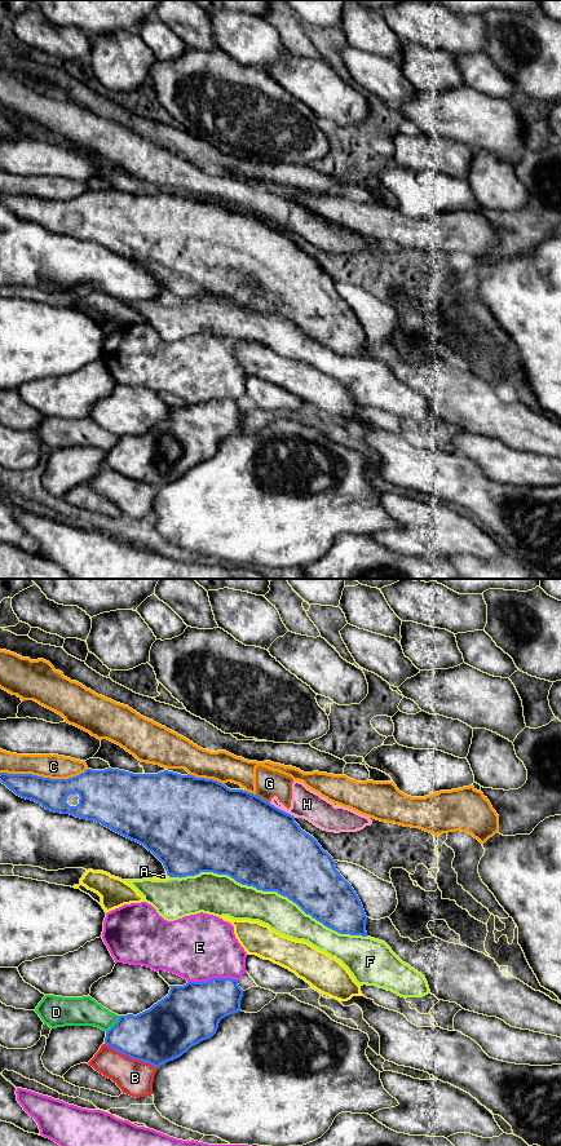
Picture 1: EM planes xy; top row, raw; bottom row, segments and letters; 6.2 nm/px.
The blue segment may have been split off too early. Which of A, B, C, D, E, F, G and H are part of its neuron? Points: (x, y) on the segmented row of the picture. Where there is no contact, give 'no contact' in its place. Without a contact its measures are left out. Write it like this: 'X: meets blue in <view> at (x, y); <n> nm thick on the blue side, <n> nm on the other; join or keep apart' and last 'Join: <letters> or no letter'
A: meets blue in xy at (168, 875); 440 nm thick on the blue side, 30 nm on the other; keep apart
B: meets blue in xy at (131, 1057); 360 nm thick on the blue side, 220 nm on the other; keep apart
C: meets blue in xy at (43, 778); 190 nm thick on the blue side, 150 nm on the other; keep apart
D: meets blue in xy at (115, 1023); 340 nm thick on the blue side, 180 nm on the other; keep apart
E: meets blue in xy at (212, 978); 360 nm thick on the blue side, 420 nm on the other; keep apart
F: meets blue in xy at (268, 890); 480 nm thick on the blue side, 220 nm on the other; keep apart
G: meets blue in xy at (261, 799); 500 nm thick on the blue side, 170 nm on the other; keep apart
H: meets blue in xy at (282, 810); 500 nm thick on the blue side, 180 nm on the other; keep apart
Join: no letter

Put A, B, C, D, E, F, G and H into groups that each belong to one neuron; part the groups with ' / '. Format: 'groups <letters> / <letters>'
groups A / B / C G H / D / E / F

